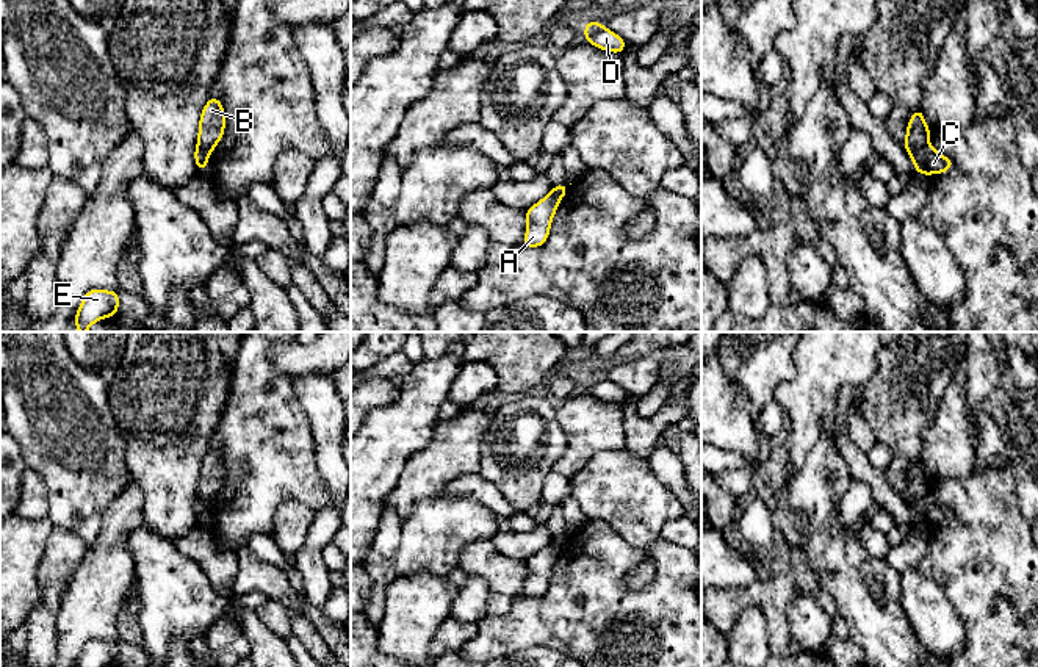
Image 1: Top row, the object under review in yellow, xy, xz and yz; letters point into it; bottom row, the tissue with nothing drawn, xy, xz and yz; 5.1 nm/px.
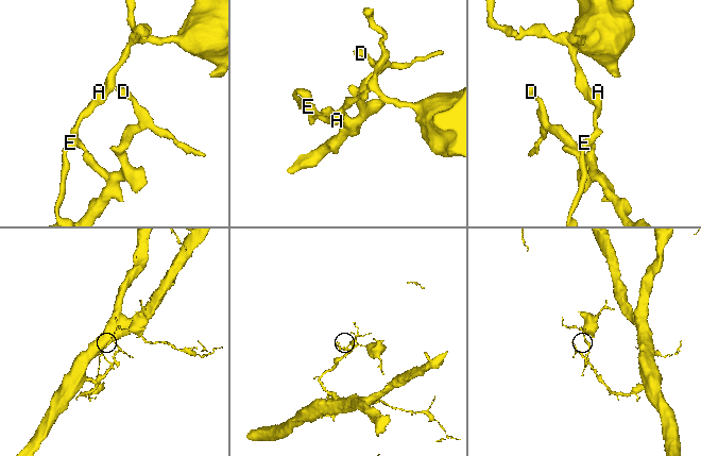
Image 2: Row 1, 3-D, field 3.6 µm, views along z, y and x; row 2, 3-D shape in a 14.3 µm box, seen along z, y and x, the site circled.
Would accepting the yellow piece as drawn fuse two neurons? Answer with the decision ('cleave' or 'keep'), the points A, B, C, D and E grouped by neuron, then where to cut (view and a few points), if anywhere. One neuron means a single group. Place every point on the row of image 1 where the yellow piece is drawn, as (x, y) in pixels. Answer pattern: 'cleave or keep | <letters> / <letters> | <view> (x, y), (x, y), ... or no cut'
cleave | A C D E / B | yz (927, 140), (911, 155)

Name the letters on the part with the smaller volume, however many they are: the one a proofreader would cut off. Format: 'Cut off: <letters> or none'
Cut off: B

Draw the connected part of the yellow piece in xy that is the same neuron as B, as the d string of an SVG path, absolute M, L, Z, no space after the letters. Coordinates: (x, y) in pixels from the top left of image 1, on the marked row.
M210 97L202 110L199 122L197 147L210 155L221 141L225 128L225 116L219 99Z

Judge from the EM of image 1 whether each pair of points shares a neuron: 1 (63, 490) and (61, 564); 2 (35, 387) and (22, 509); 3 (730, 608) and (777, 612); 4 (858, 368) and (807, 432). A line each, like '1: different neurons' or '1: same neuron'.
1: different neurons
2: different neurons
3: same neuron
4: same neuron

